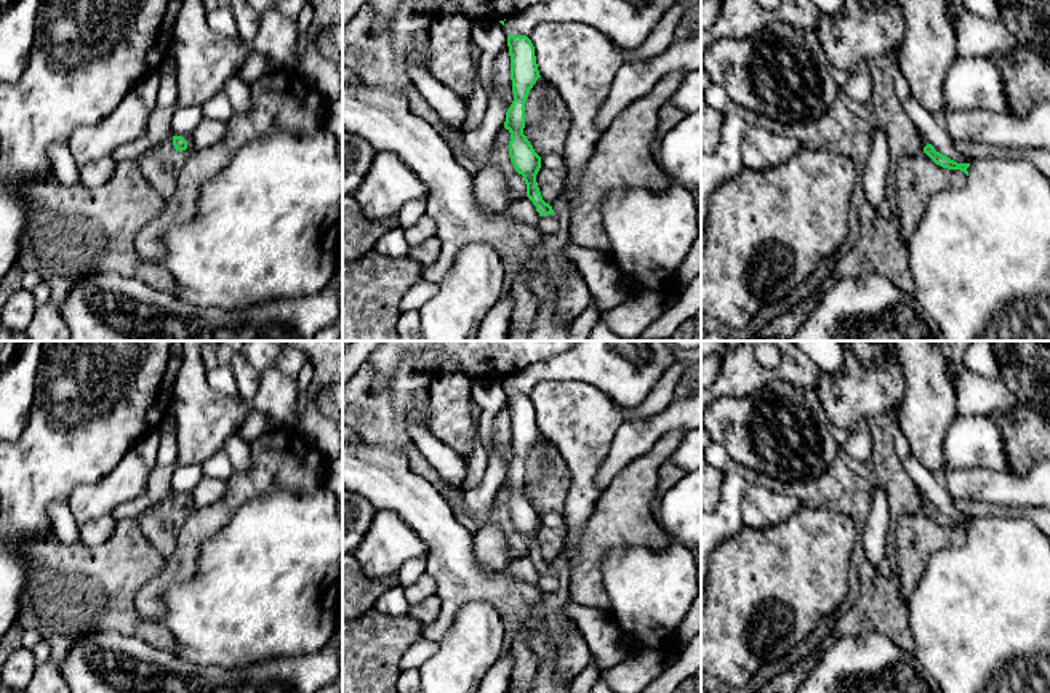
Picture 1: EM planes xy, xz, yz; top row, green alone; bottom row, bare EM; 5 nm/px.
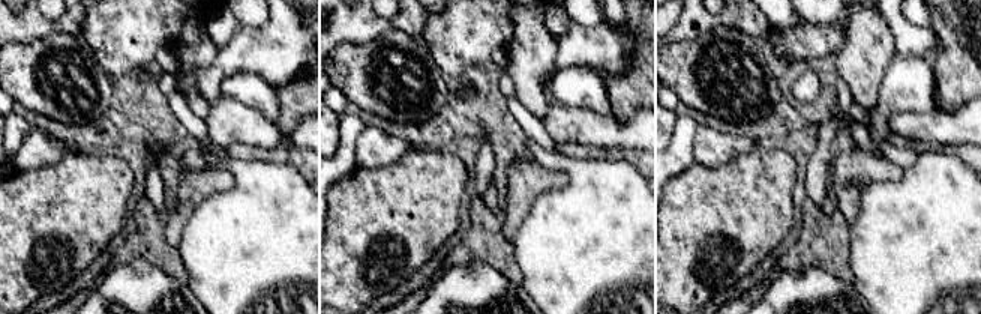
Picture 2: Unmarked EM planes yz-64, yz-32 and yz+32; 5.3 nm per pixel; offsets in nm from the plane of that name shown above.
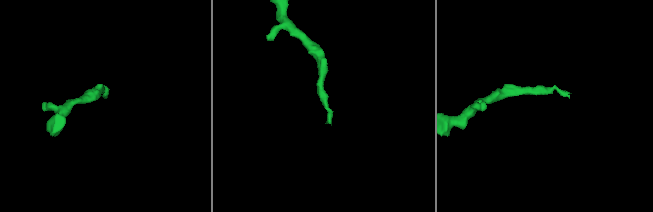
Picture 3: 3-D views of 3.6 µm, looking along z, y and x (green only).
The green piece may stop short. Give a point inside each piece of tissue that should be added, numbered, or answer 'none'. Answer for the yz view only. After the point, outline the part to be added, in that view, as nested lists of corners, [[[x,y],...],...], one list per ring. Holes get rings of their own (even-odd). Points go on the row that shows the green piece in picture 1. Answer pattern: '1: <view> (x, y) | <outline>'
1: yz (977, 252) | [[[1020,155],[975,160],[960,189],[935,192],[908,242],[914,296],[938,323],[944,341],[992,341],[1004,312],[1018,302],[1050,299],[1050,179]]]

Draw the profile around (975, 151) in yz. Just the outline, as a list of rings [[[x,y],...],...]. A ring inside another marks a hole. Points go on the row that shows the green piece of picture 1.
[[[956,141],[954,147],[962,155],[972,160],[984,160],[984,158],[1007,158],[1015,155],[1013,152],[1002,150],[996,146],[972,142],[972,141]]]

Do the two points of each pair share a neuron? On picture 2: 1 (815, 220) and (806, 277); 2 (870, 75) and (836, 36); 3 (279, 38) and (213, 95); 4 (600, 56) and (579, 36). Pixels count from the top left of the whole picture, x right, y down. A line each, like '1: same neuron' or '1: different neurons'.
1: different neurons
2: different neurons
3: same neuron
4: same neuron

